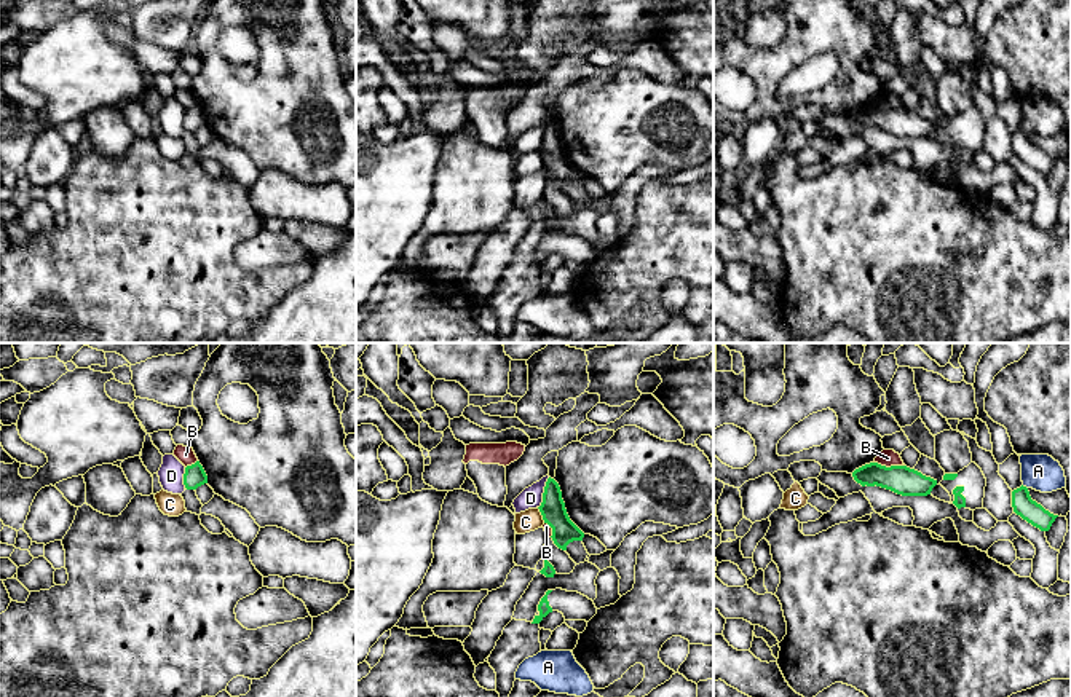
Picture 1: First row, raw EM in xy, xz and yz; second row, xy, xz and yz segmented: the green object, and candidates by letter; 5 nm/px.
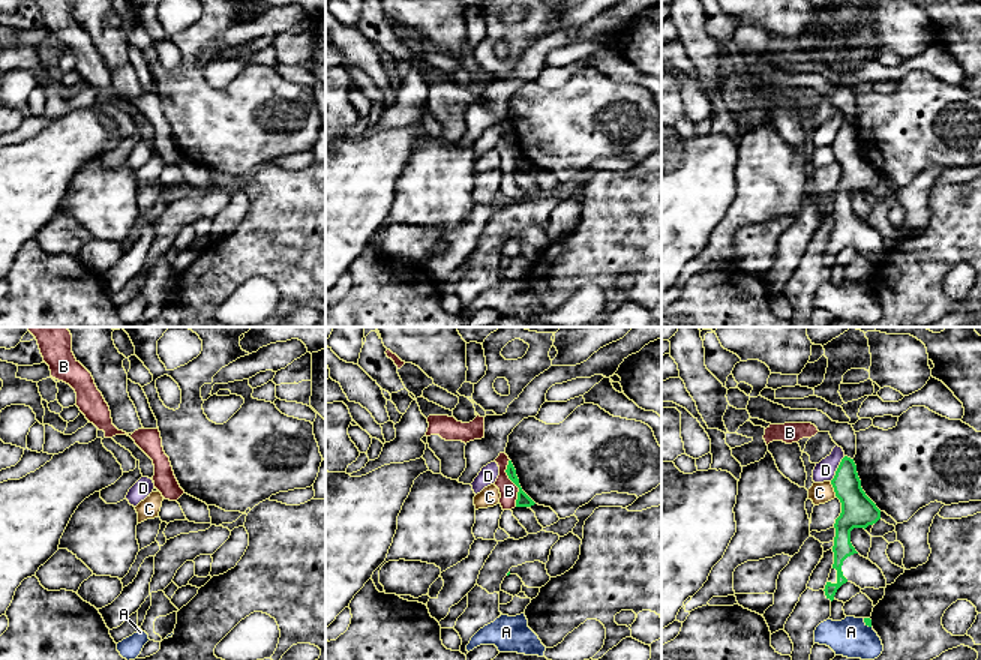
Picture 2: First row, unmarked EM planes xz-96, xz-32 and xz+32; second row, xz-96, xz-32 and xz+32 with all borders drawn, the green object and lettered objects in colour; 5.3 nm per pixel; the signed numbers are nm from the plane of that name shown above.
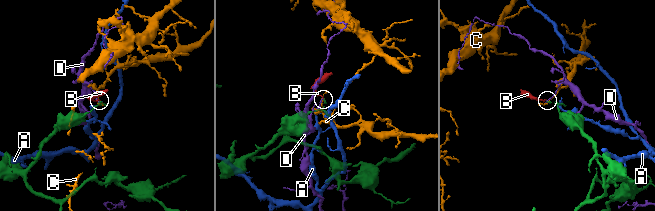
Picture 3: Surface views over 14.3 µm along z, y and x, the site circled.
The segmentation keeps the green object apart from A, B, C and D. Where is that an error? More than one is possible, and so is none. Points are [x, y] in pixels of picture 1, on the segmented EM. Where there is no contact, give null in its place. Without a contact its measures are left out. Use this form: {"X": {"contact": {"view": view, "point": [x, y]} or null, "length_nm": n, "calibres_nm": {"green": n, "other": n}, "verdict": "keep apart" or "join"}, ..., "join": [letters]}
{"A": {"contact": {"view": "yz", "point": [1025, 487]}, "length_nm": 40, "calibres_nm": {"green": 110, "other": 190}, "verdict": "keep apart"}, "B": {"contact": {"view": "yz", "point": [891, 466]}, "length_nm": 150, "calibres_nm": {"green": 140, "other": 90}, "verdict": "keep apart"}, "C": {"contact": {"view": "xz", "point": [541, 514]}, "length_nm": 90, "calibres_nm": {"green": 130, "other": 110}, "verdict": "keep apart"}, "D": {"contact": {"view": "xz", "point": [543, 493]}, "length_nm": 170, "calibres_nm": {"green": 130, "other": 110}, "verdict": "keep apart"}, "join": []}

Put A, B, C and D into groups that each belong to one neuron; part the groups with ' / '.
A / B / C / D

